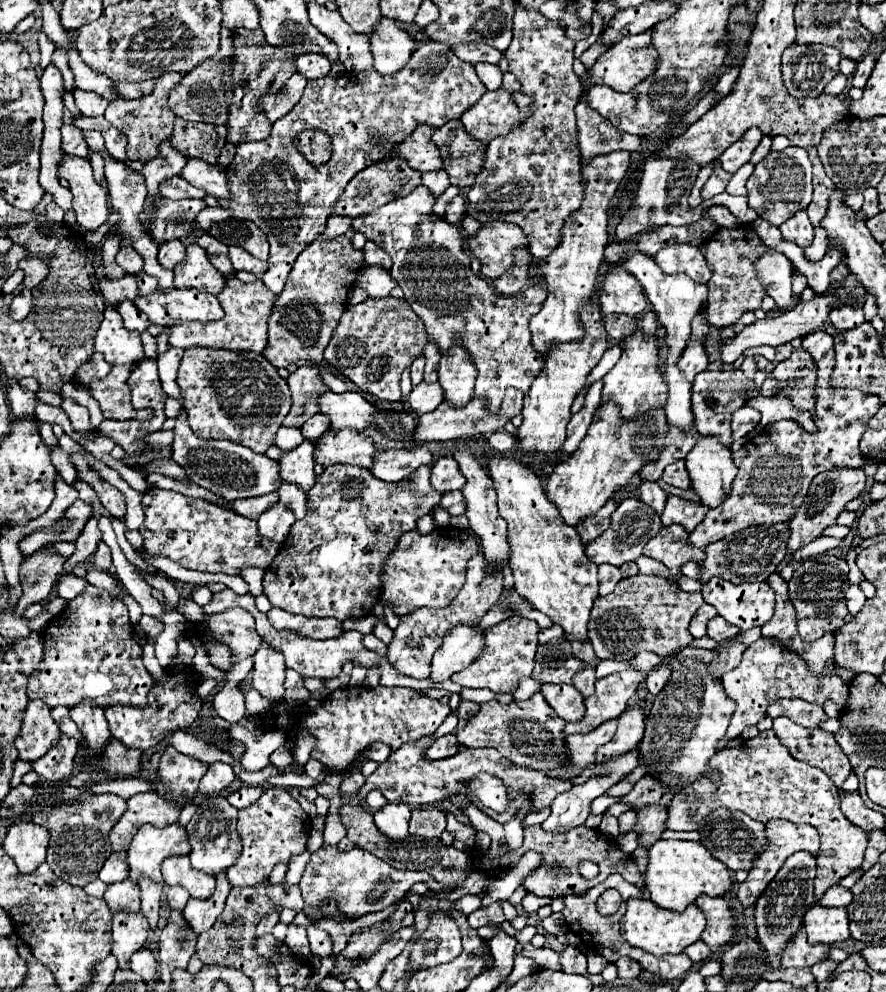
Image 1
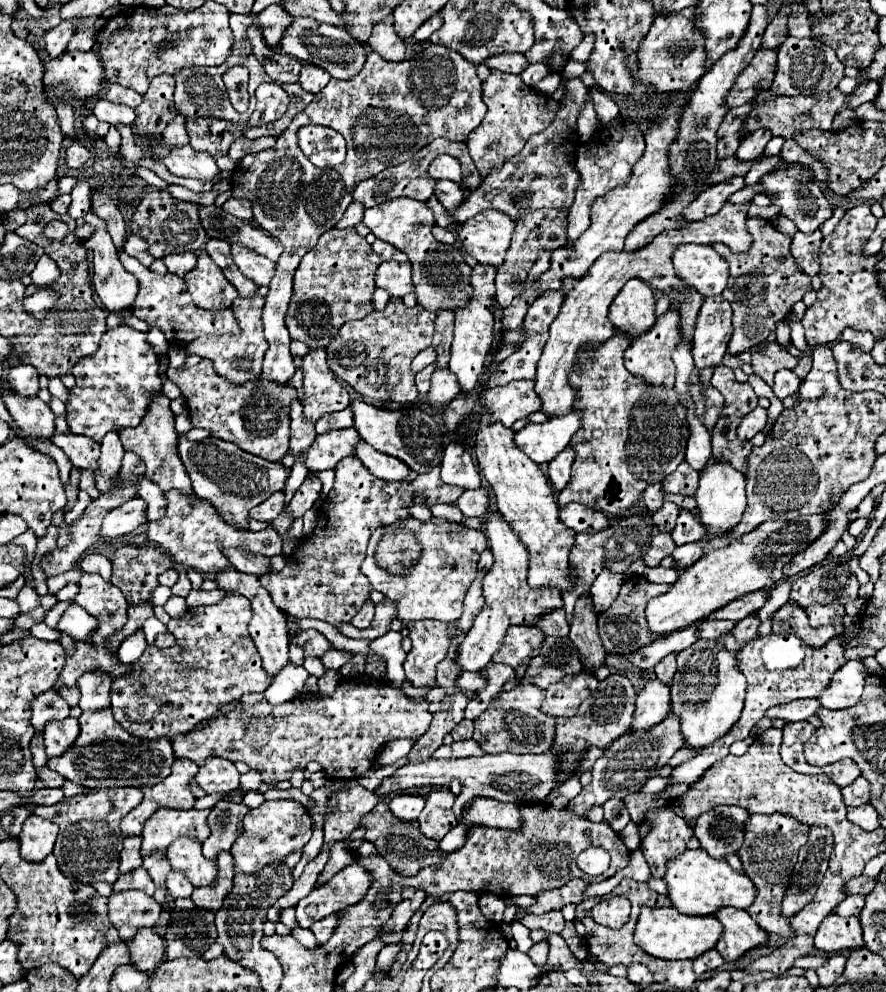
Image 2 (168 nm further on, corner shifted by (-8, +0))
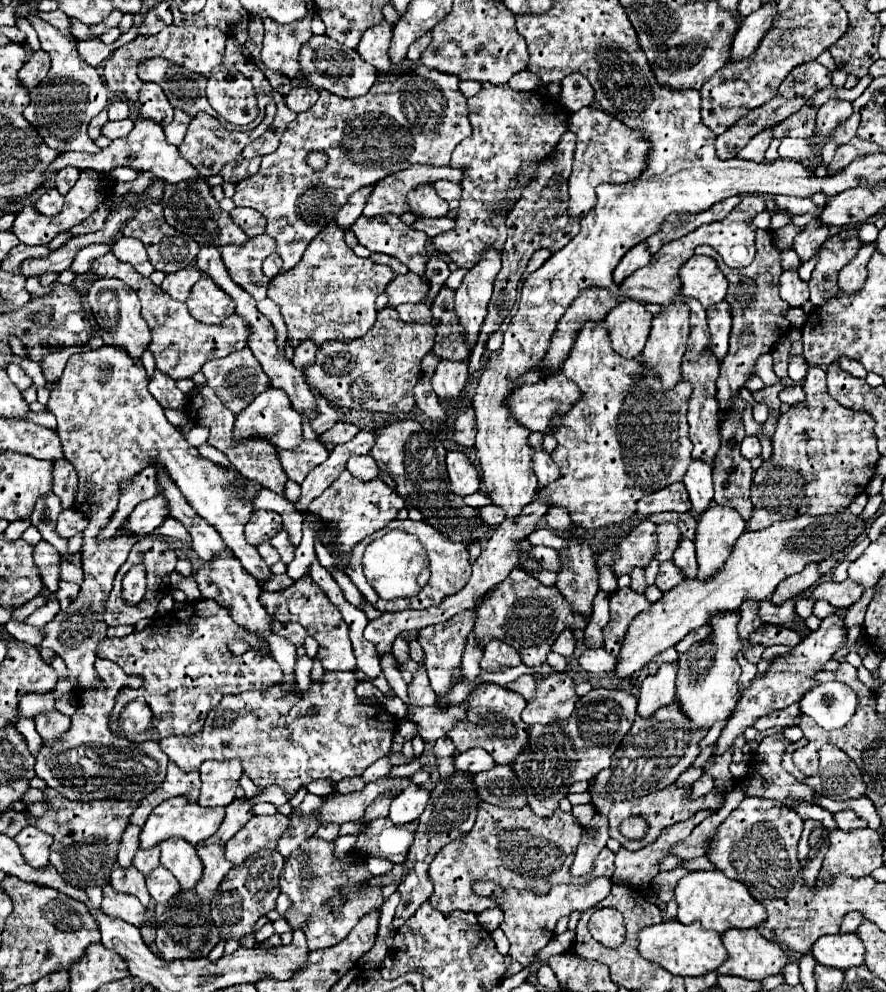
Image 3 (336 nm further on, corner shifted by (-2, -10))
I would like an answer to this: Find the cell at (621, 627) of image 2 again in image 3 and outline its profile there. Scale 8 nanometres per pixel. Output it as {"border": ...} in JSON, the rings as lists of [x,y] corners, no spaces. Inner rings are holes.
{"border":[[[630,588],[610,594],[610,622],[604,628],[604,650],[618,656],[630,622],[636,614],[648,610],[650,606],[652,604],[644,598],[644,594],[636,594]]]}

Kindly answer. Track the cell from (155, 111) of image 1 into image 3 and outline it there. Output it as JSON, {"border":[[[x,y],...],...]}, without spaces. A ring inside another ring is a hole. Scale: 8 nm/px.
{"border":[[[148,82],[138,92],[138,110],[142,116],[152,116],[152,120],[158,120],[158,124],[166,126],[172,120],[174,108],[170,106],[166,94],[162,88],[154,82]]]}

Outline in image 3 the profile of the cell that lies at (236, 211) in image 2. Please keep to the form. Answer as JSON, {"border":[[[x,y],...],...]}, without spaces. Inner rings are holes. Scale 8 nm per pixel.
{"border":[[[234,208],[230,216],[234,222],[240,224],[240,228],[248,234],[248,238],[260,236],[266,230],[266,218],[252,208]]]}

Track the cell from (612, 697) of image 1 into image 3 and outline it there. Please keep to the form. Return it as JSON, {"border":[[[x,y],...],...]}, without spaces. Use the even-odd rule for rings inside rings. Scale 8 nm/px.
{"border":[[[596,688],[596,690],[590,690],[586,696],[578,698],[576,710],[572,712],[572,716],[568,720],[556,720],[552,724],[534,724],[532,726],[530,740],[528,740],[526,748],[520,752],[520,756],[512,762],[512,770],[518,776],[520,788],[524,790],[528,806],[532,808],[534,814],[550,816],[550,812],[559,808],[560,800],[568,796],[568,788],[574,782],[592,780],[600,770],[610,766],[612,754],[616,752],[616,748],[620,746],[622,738],[626,736],[626,732],[630,730],[630,726],[634,722],[636,704],[638,704],[638,698],[628,692]]]}

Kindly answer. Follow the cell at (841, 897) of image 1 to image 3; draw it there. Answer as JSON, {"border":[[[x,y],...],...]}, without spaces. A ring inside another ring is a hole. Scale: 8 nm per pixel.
{"border":[[[850,912],[850,914],[846,914],[846,918],[842,920],[842,928],[840,928],[840,932],[842,932],[842,934],[846,934],[846,932],[848,932],[848,934],[850,934],[850,932],[856,932],[858,926],[862,924],[862,920],[864,920],[864,916],[862,916],[860,912],[856,912],[856,914]]]}

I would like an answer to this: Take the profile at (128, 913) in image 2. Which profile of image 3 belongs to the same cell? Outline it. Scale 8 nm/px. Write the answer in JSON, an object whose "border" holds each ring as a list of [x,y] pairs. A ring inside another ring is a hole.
{"border":[[[104,884],[102,888],[102,912],[106,916],[114,916],[120,920],[126,920],[134,926],[144,924],[144,906],[132,896],[132,894],[122,894],[114,890],[110,884]]]}

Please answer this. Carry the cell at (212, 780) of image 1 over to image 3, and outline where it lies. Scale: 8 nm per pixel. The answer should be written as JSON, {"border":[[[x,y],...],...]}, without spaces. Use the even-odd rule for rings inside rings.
{"border":[[[204,762],[200,766],[202,794],[198,804],[202,806],[228,806],[234,800],[234,790],[242,776],[242,762]]]}

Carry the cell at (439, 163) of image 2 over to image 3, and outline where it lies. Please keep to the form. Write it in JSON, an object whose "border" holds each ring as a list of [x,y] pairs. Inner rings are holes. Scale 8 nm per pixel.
{"border":[[[438,180],[438,182],[434,182],[434,188],[436,188],[438,196],[448,202],[450,210],[456,210],[458,208],[458,200],[460,200],[460,192],[462,192],[458,184],[446,182],[446,180]]]}

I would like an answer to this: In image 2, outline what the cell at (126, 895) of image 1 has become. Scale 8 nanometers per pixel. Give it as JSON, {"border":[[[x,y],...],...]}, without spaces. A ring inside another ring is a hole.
{"border":[[[138,868],[138,870],[134,870],[132,874],[120,876],[120,878],[116,880],[116,884],[114,884],[114,890],[116,890],[116,892],[120,892],[120,890],[130,890],[130,888],[142,890],[142,892],[146,892],[148,896],[154,894],[154,882],[152,882],[152,878],[148,876],[148,872],[146,872],[144,868]]]}

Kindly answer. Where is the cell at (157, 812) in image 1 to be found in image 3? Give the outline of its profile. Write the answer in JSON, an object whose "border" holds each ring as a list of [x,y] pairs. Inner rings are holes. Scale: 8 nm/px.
{"border":[[[172,760],[168,762],[168,774],[166,780],[162,782],[162,786],[158,790],[154,790],[150,796],[146,796],[140,806],[136,808],[136,812],[130,818],[130,824],[138,824],[144,826],[146,818],[152,814],[152,810],[162,804],[164,800],[172,798],[172,796],[188,796],[190,800],[198,800],[200,794],[200,774],[198,770],[182,770],[178,768]]]}

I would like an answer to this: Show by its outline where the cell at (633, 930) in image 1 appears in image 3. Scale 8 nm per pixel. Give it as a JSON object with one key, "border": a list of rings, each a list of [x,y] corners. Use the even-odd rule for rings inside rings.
{"border":[[[670,920],[656,926],[646,926],[644,930],[640,930],[638,940],[640,940],[638,952],[646,960],[660,964],[664,970],[668,970],[674,976],[704,976],[708,972],[716,972],[718,964],[722,964],[728,958],[720,934],[702,928],[700,922],[692,922],[684,926],[678,920]]]}

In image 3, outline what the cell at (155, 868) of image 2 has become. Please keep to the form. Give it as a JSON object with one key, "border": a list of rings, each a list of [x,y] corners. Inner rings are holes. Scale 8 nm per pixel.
{"border":[[[154,846],[154,848],[148,848],[148,850],[142,850],[138,848],[136,856],[134,856],[134,866],[140,870],[140,872],[150,872],[154,870],[158,864],[160,864],[160,848]]]}

